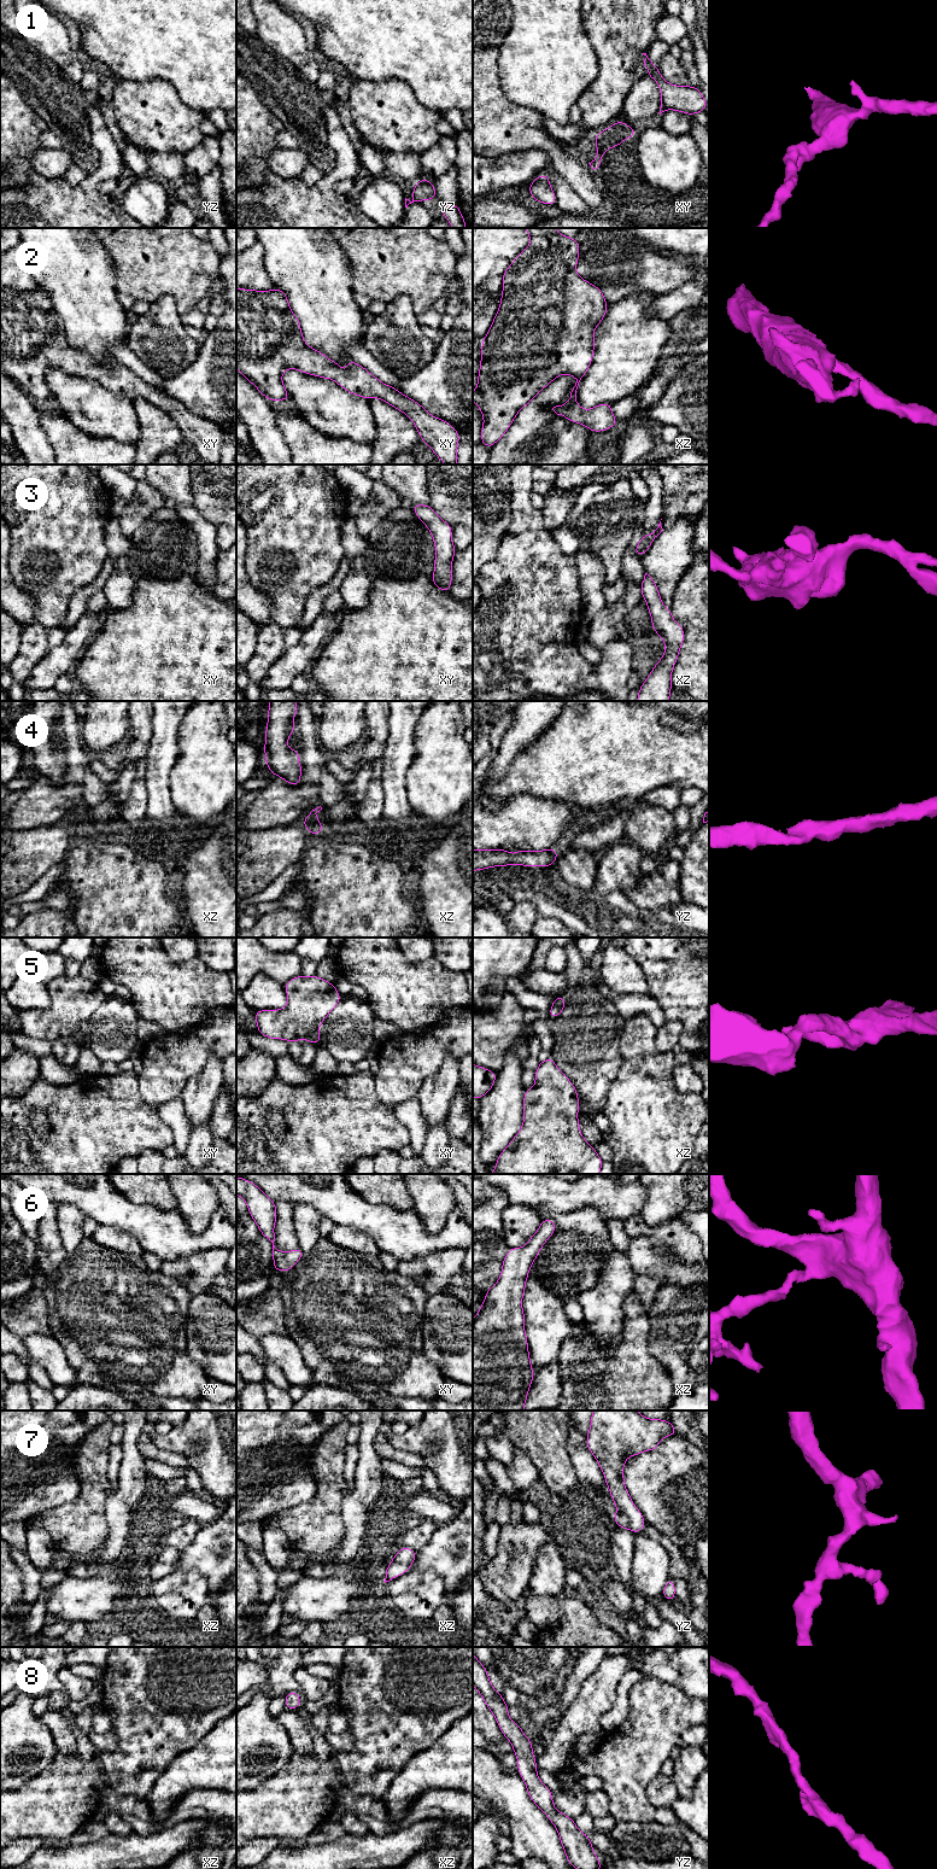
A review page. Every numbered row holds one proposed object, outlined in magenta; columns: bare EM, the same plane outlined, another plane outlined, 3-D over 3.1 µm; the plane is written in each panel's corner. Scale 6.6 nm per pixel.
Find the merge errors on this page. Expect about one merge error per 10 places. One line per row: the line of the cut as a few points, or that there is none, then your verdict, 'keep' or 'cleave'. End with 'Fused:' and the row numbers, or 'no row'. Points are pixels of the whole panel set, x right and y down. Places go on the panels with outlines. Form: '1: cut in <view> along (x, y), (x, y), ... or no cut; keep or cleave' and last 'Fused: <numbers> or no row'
1: no cut; keep
2: no cut; keep
3: no cut; keep
4: no cut; keep
5: no cut; keep
6: no cut; keep
7: no cut; keep
8: no cut; keep
Fused: no row

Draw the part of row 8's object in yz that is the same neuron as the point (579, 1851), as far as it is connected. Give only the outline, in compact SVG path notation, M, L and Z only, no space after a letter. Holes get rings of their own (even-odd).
M473 1652L473 1686L482 1696L497 1724L513 1746L517 1758L517 1771L526 1785L531 1800L555 1826L566 1858L574 1869L601 1869L602 1862L596 1857L595 1847L587 1834L582 1833L574 1820L554 1806L552 1792L540 1781L537 1759L532 1752L533 1742L525 1735L519 1723L509 1718L509 1705L492 1686L487 1669Z

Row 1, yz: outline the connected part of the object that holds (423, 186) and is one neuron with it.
M421 179L411 192L412 200L405 198L405 208L414 201L434 200L437 195L433 181Z

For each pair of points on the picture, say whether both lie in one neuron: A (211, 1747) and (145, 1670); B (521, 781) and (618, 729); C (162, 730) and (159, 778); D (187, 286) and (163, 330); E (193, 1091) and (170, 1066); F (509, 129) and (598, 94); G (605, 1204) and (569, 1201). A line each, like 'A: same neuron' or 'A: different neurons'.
A: different neurons
B: same neuron
C: same neuron
D: different neurons
E: different neurons
F: different neurons
G: same neuron

